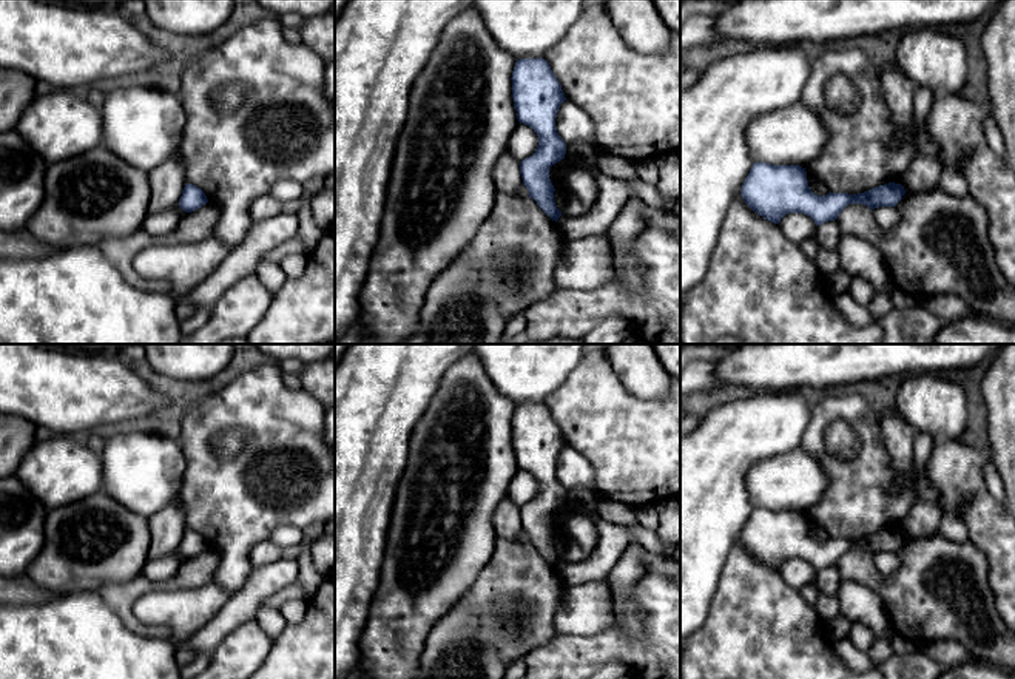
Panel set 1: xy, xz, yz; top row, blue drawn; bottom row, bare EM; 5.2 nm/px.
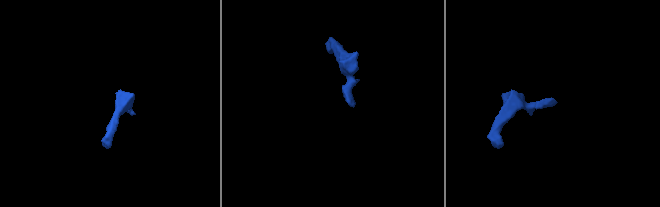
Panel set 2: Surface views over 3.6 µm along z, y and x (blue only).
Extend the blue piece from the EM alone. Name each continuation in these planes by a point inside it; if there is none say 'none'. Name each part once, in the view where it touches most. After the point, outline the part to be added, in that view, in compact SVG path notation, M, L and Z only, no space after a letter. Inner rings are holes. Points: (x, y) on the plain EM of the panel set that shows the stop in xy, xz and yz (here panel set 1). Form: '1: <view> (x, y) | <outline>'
none

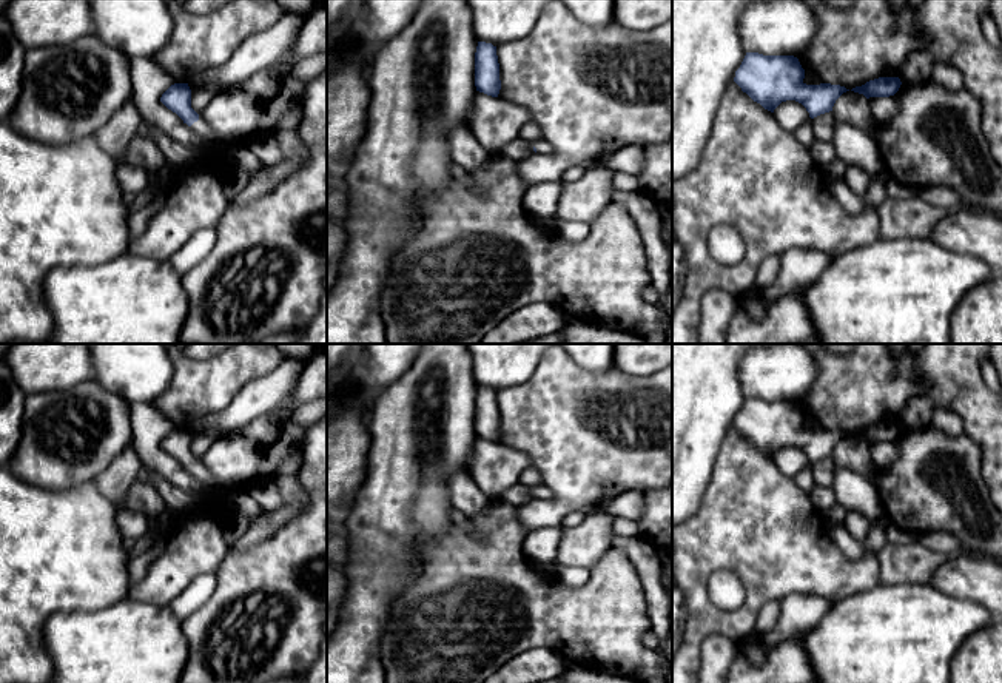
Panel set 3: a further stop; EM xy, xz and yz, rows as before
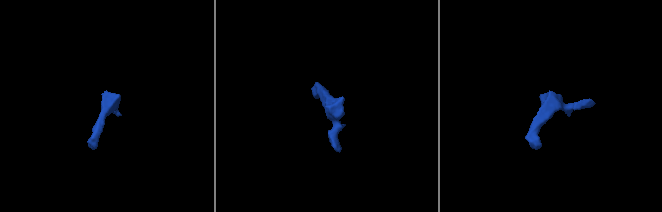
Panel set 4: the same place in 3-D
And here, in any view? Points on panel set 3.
1: xy (201, 474) | M199 461L199 466L194 467L191 472L190 472L196 481L203 486L205 489L216 489L217 487L217 478L213 476L205 467L203 464Z

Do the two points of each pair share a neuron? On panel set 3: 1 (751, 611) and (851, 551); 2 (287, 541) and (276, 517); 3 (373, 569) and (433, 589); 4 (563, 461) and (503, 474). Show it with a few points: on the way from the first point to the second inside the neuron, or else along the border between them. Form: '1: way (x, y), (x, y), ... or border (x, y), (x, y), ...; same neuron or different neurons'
1: border (828, 529), (830, 538), (847, 557), (865, 554); different neurons
2: border (307, 501), (270, 535), (250, 546); different neurons
3: border (418, 546), (420, 575), (390, 609); different neurons
4: border (501, 444), (521, 450), (532, 466); different neurons

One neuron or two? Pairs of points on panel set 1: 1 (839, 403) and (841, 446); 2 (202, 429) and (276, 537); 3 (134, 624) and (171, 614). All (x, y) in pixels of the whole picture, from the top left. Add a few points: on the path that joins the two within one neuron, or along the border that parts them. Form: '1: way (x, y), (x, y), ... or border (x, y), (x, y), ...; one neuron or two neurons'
1: border (824, 429), (844, 420), (855, 431), (859, 451); two neurons
2: border (301, 528), (278, 525), (266, 537); two neurons
3: border (139, 596), (134, 613), (171, 638); two neurons

